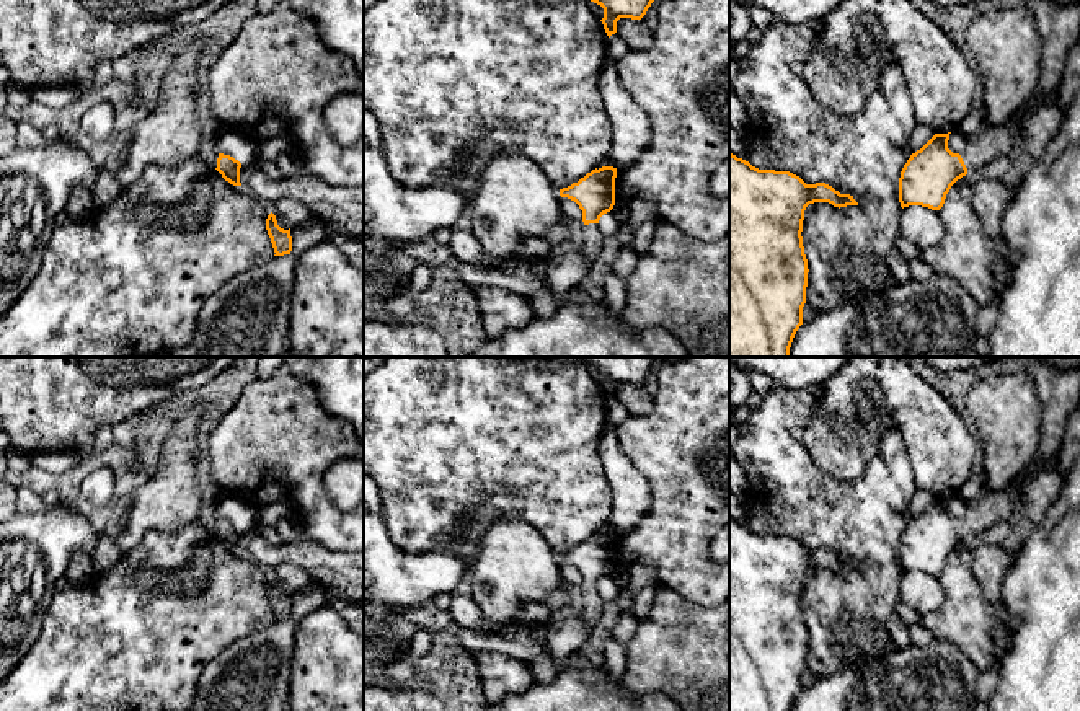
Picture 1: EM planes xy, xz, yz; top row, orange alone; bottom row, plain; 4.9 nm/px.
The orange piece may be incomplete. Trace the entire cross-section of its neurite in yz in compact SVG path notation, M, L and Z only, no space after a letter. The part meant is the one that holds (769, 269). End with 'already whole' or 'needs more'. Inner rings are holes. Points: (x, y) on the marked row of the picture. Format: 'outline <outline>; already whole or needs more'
outline M729 153L729 357L790 357L790 347L799 326L803 325L803 307L806 303L808 259L803 246L803 220L809 204L829 202L834 207L858 205L850 194L840 194L825 183L806 184L790 171L759 170L749 161Z; already whole

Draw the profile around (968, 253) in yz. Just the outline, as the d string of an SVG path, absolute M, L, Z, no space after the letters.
M966 174L946 194L938 210L945 222L945 238L923 250L922 258L933 274L949 276L963 285L979 307L994 297L994 264L998 259L1013 261L1008 243L994 240L972 207L972 181Z

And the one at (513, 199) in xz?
M514 148L493 152L471 178L476 183L468 204L471 233L486 256L480 267L517 254L527 236L542 238L564 219L560 189Z

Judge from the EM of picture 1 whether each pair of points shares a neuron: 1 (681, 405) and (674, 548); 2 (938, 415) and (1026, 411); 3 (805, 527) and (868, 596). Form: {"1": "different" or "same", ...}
{"1": "same", "2": "different", "3": "same"}

